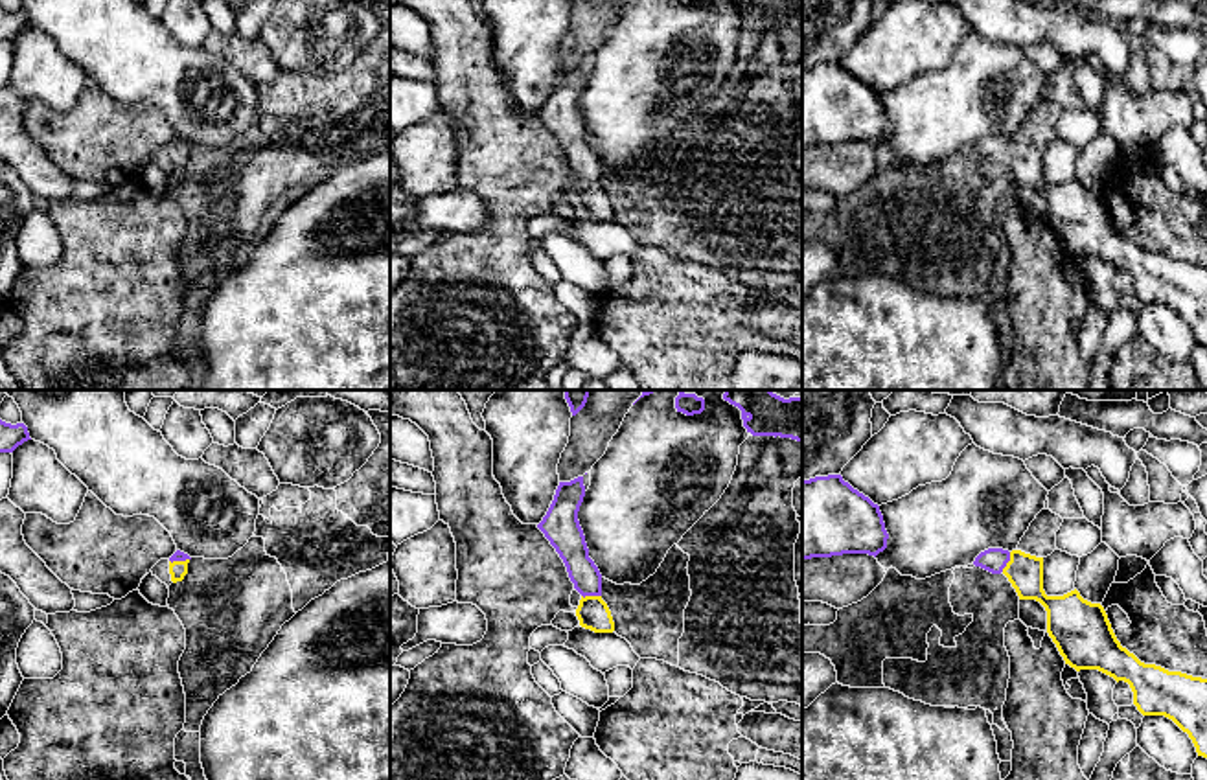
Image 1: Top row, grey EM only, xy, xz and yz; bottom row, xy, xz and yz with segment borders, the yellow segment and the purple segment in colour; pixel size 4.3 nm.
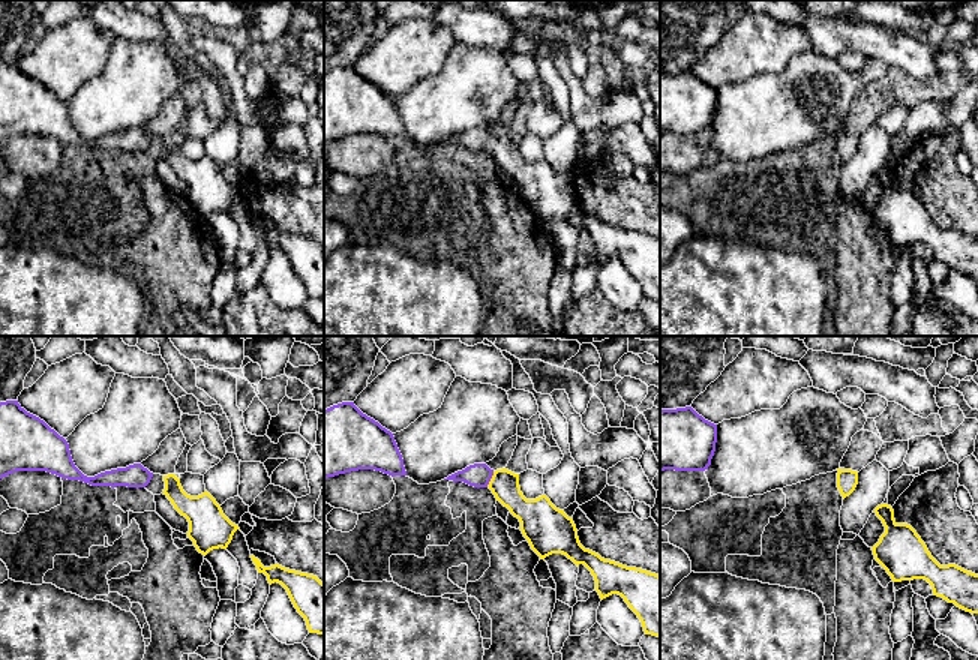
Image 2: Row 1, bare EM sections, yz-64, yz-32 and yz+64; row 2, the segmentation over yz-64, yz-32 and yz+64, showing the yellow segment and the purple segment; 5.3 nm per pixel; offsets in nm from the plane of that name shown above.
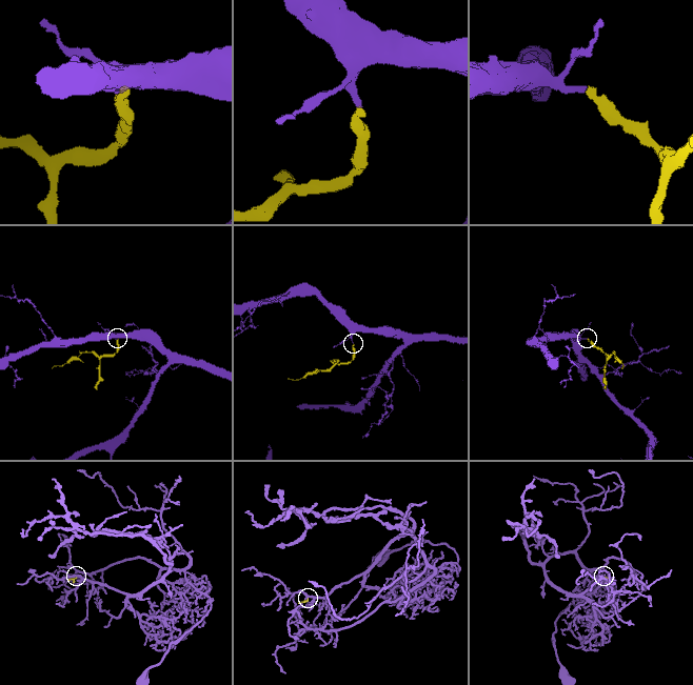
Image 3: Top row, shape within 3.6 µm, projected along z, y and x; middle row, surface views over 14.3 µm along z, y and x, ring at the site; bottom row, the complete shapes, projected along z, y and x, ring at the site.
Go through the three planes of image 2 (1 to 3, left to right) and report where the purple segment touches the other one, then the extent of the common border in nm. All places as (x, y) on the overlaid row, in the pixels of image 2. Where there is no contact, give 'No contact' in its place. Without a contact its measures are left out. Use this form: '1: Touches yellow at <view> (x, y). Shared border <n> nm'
1: No contact
2: Touches yellow at yz-32 (491, 479). Shared border 100 nm
3: No contact

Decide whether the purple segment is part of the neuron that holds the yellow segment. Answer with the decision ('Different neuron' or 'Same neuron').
Same neuron

